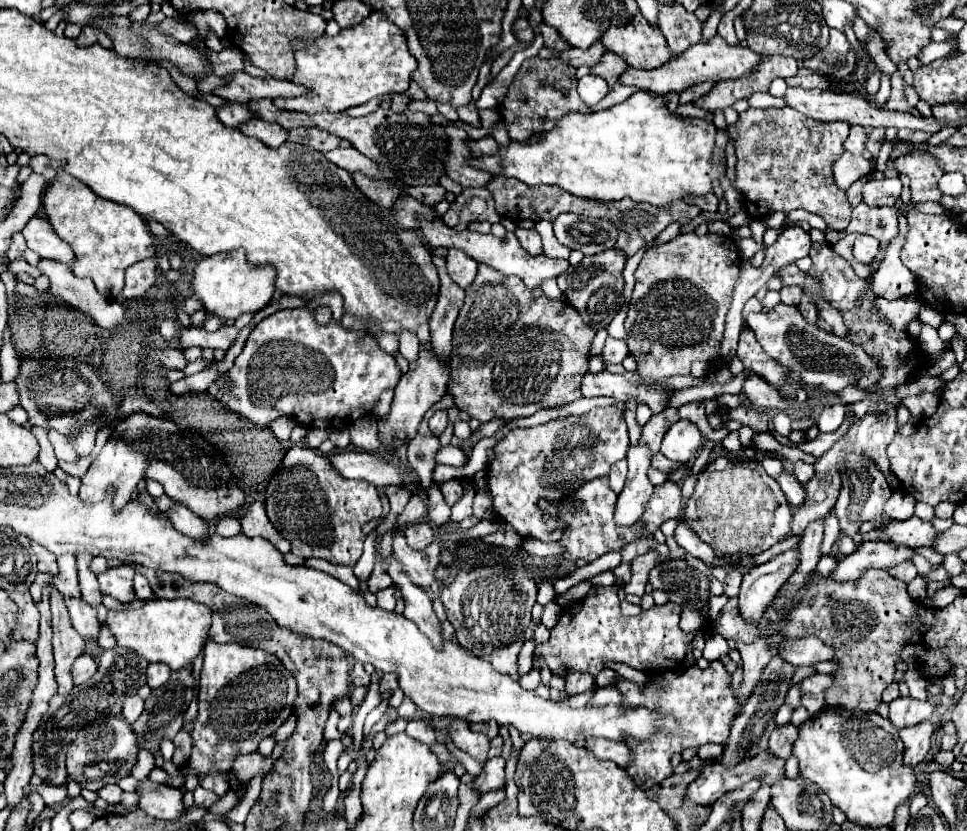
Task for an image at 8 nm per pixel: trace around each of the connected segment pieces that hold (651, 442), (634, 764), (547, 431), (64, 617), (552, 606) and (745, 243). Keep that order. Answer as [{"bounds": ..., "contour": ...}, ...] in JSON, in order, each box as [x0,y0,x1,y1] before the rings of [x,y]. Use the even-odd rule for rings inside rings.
[{"bounds":[640,415,666,455],"contour":[[[652,415],[652,419],[644,425],[642,429],[642,435],[640,435],[640,445],[648,445],[652,455],[656,455],[660,451],[660,443],[662,443],[662,437],[664,437],[666,429],[660,427],[658,423],[658,415]]]},{"bounds":[616,661,738,791],"contour":[[[712,661],[708,665],[708,669],[704,669],[704,671],[698,669],[696,665],[688,667],[672,683],[668,683],[666,689],[658,687],[652,681],[642,687],[642,685],[636,685],[636,683],[616,675],[616,689],[622,695],[622,701],[620,701],[622,709],[646,707],[646,709],[656,711],[660,715],[672,715],[678,723],[678,727],[674,731],[658,729],[646,741],[634,741],[630,737],[624,739],[624,743],[628,745],[628,749],[632,753],[632,761],[624,771],[634,781],[634,785],[642,791],[650,789],[652,785],[658,785],[662,779],[673,774],[670,757],[674,753],[680,753],[686,747],[696,749],[696,747],[706,745],[706,743],[724,745],[728,735],[730,735],[730,723],[732,723],[736,709],[738,709],[738,703],[736,703],[736,697],[732,691],[732,677],[726,673],[726,669],[720,661]]]},{"bounds":[488,407,628,541],"contour":[[[616,407],[594,409],[582,417],[564,417],[530,429],[512,429],[494,445],[494,459],[488,467],[492,509],[512,525],[520,537],[560,541],[566,523],[544,515],[538,501],[546,499],[558,505],[566,501],[566,497],[572,497],[572,493],[584,483],[596,477],[606,477],[610,465],[626,457],[628,447],[628,427]]]},{"bounds":[50,587,86,695],"contour":[[[50,587],[52,605],[52,629],[54,629],[54,661],[56,661],[56,681],[58,693],[68,695],[74,687],[72,683],[72,663],[78,655],[86,651],[86,641],[74,633],[70,625],[70,615],[66,613],[66,603],[56,587]]]},{"bounds":[542,601,562,629],"contour":[[[550,601],[546,607],[544,607],[544,615],[542,615],[542,625],[546,625],[548,629],[552,629],[556,623],[558,623],[558,617],[562,613],[562,607],[554,601]]]},{"bounds":[737,238,766,260],"contour":[[[742,238],[737,242],[740,249],[742,258],[745,260],[750,260],[756,252],[764,251],[766,249],[765,244],[757,243],[753,238]]]}]

